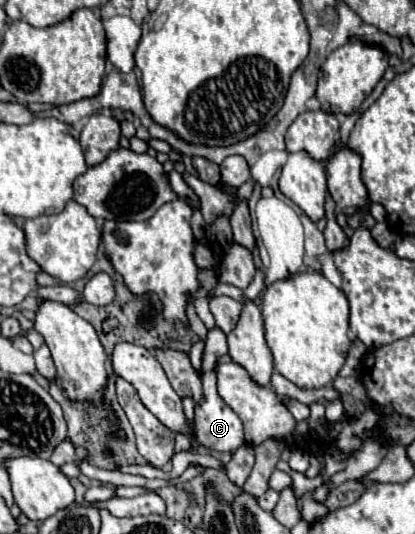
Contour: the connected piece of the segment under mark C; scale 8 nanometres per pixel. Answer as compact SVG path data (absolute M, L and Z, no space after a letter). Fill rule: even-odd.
M202 371L204 401L196 405L194 423L198 429L196 441L214 451L236 451L244 445L240 417L220 399L216 391L214 371Z

